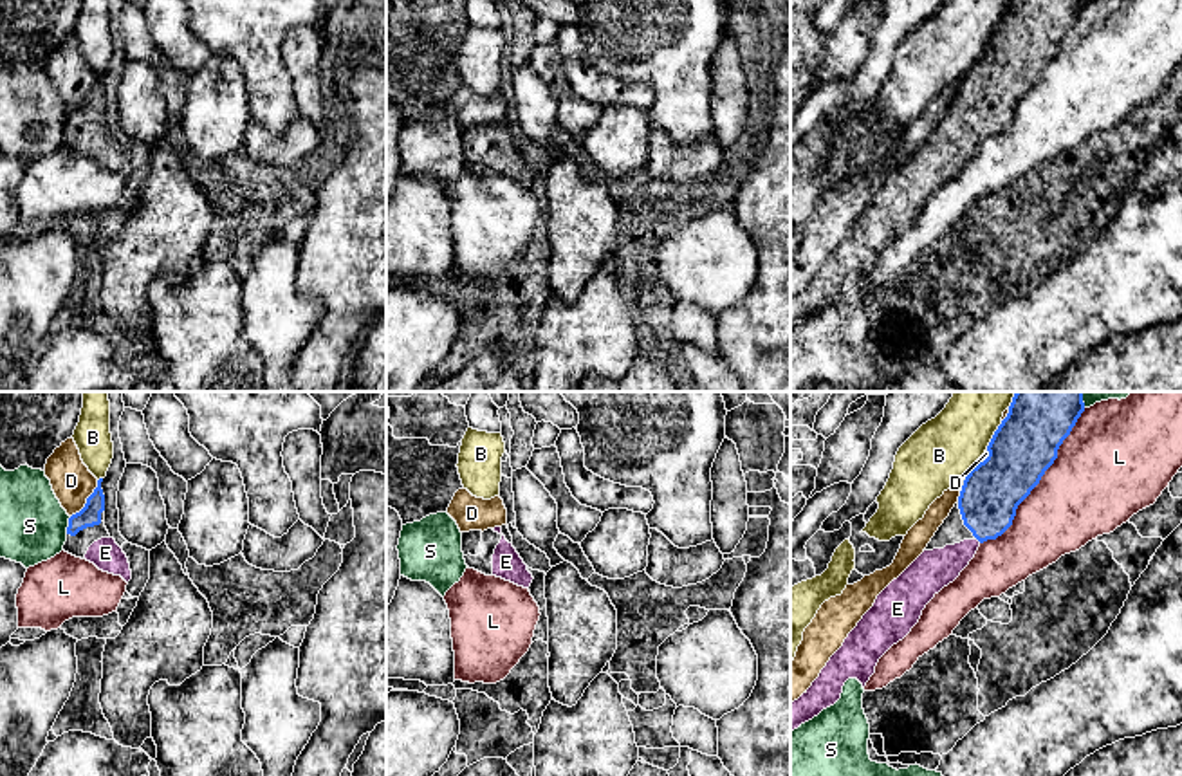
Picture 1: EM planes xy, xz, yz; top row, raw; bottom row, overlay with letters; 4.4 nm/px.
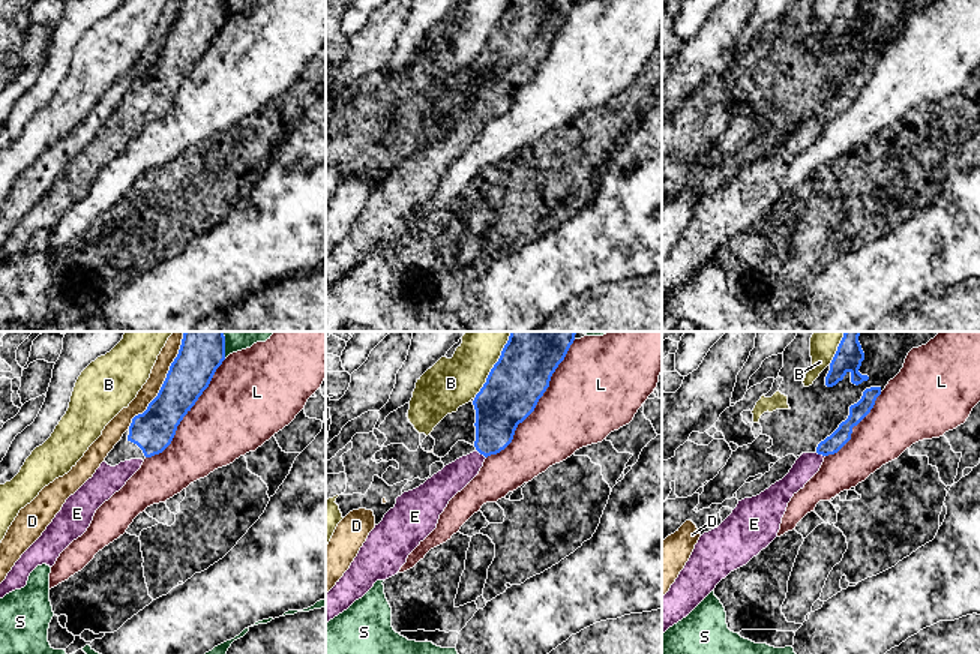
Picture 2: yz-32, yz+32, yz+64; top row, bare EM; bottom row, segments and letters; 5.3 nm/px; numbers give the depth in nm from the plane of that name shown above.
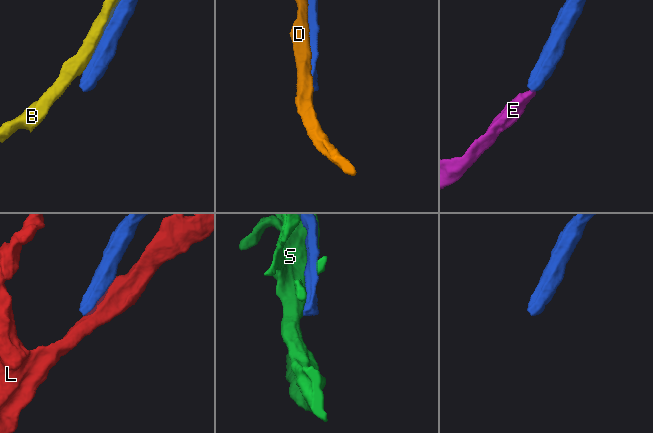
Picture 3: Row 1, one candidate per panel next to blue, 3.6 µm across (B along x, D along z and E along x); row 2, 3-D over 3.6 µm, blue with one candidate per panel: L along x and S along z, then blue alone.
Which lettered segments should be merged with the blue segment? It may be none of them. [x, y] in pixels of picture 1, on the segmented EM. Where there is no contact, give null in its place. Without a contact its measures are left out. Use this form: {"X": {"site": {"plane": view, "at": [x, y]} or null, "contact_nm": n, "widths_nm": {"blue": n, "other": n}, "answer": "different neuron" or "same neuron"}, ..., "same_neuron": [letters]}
{"B": {"site": {"plane": "yz", "at": [993, 435]}, "contact_nm": 150, "widths_nm": {"blue": 300, "other": 300}, "answer": "different neuron"}, "D": {"site": {"plane": "xy", "at": [87, 500]}, "contact_nm": 200, "widths_nm": {"blue": 100, "other": 180}, "answer": "different neuron"}, "E": {"site": {"plane": "yz", "at": [978, 540]}, "contact_nm": 30, "widths_nm": {"blue": 260, "other": 180}, "answer": "same neuron"}, "L": {"site": {"plane": "yz", "at": [1038, 482]}, "contact_nm": 750, "widths_nm": {"blue": 300, "other": 420}, "answer": "different neuron"}, "S": {"site": {"plane": "xy", "at": [69, 526]}, "contact_nm": 80, "widths_nm": {"blue": 100, "other": 300}, "answer": "different neuron"}, "same_neuron": ["E"]}

